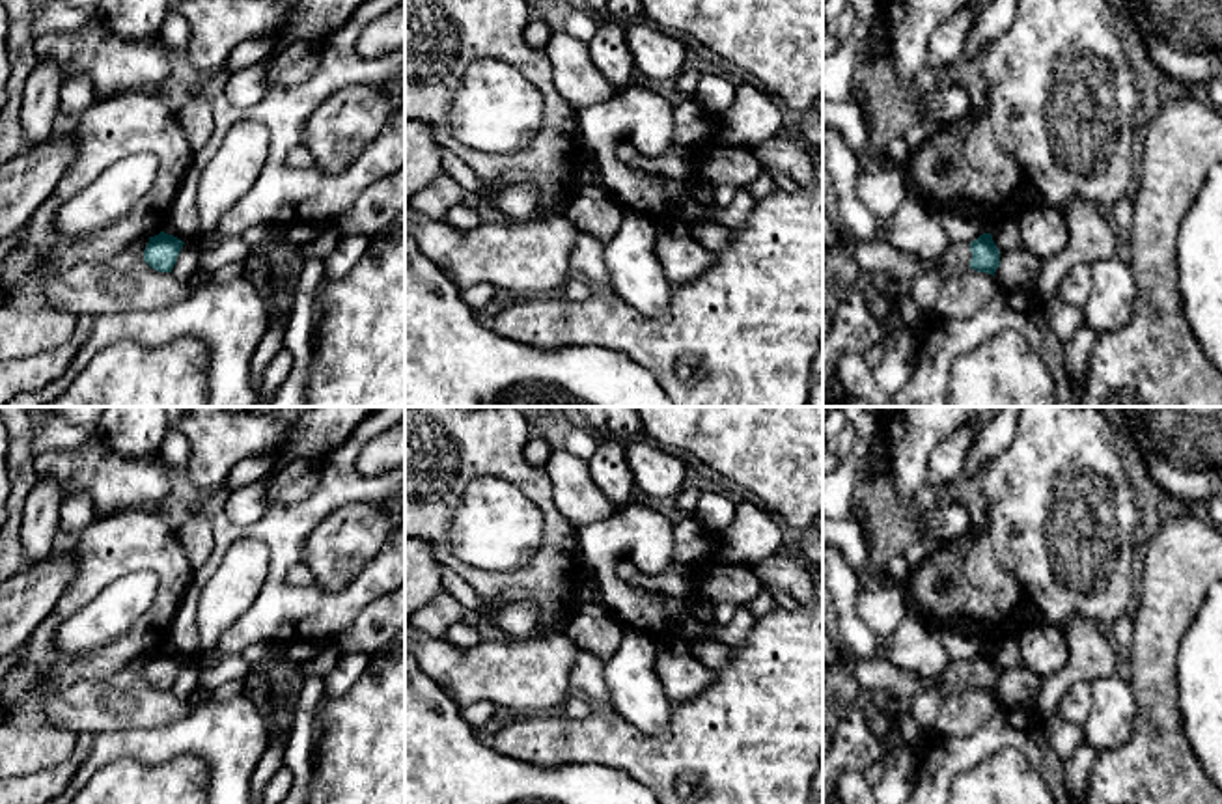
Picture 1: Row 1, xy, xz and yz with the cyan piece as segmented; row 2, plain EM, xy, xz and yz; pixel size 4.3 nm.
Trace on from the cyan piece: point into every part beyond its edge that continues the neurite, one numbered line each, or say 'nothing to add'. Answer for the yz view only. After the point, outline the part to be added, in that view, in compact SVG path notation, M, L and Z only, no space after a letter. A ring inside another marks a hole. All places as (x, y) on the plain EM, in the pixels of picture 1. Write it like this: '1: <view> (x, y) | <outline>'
1: yz (879, 674) | M823 623L823 666L830 666L830 664L849 666L853 670L856 683L864 690L869 692L882 690L909 698L916 698L925 690L937 690L944 698L948 694L970 686L970 677L972 677L968 660L950 660L942 679L937 685L931 685L922 677L912 675L882 658L879 660L856 658L849 651L840 651L834 645Z

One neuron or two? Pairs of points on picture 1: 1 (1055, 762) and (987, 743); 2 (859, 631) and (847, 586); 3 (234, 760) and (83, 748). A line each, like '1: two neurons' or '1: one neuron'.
1: one neuron
2: one neuron
3: two neurons

